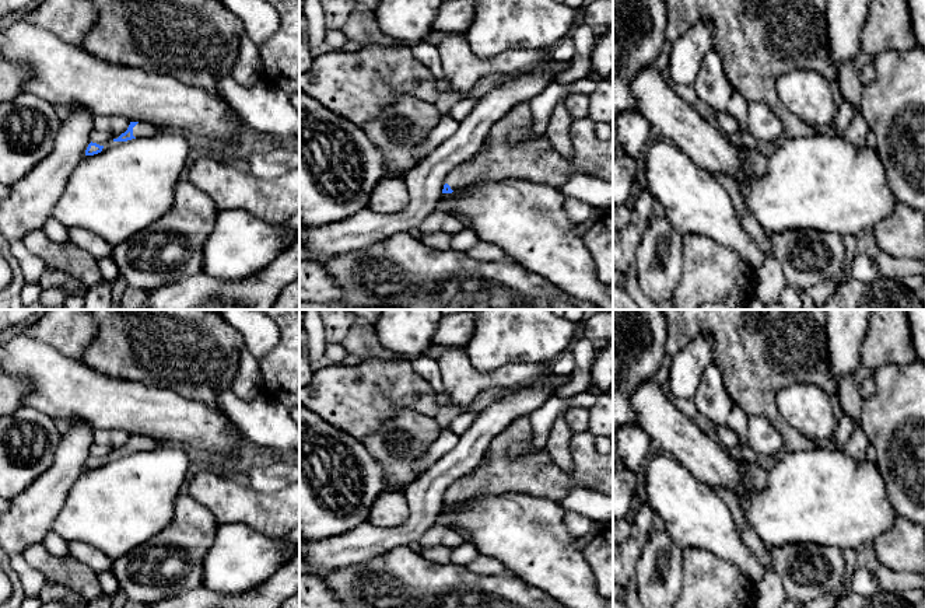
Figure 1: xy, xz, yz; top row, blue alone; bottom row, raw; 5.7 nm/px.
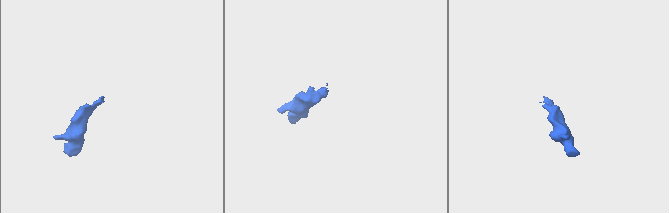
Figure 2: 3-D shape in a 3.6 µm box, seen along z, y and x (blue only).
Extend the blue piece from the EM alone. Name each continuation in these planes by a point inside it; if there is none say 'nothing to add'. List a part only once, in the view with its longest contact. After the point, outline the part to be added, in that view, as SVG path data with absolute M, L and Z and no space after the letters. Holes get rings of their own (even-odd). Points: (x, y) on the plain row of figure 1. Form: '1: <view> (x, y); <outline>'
1: xy (143, 443); M139 436L133 441L133 450L136 452L150 451L150 450L154 450L155 447L158 447L161 443L164 443L164 441L153 438L153 437L147 437L147 436Z

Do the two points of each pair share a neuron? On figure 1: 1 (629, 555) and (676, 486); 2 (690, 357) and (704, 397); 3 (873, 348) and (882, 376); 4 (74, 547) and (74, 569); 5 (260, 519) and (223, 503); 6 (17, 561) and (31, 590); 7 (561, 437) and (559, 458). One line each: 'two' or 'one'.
1: two
2: two
3: two
4: two
5: one
6: one
7: one

